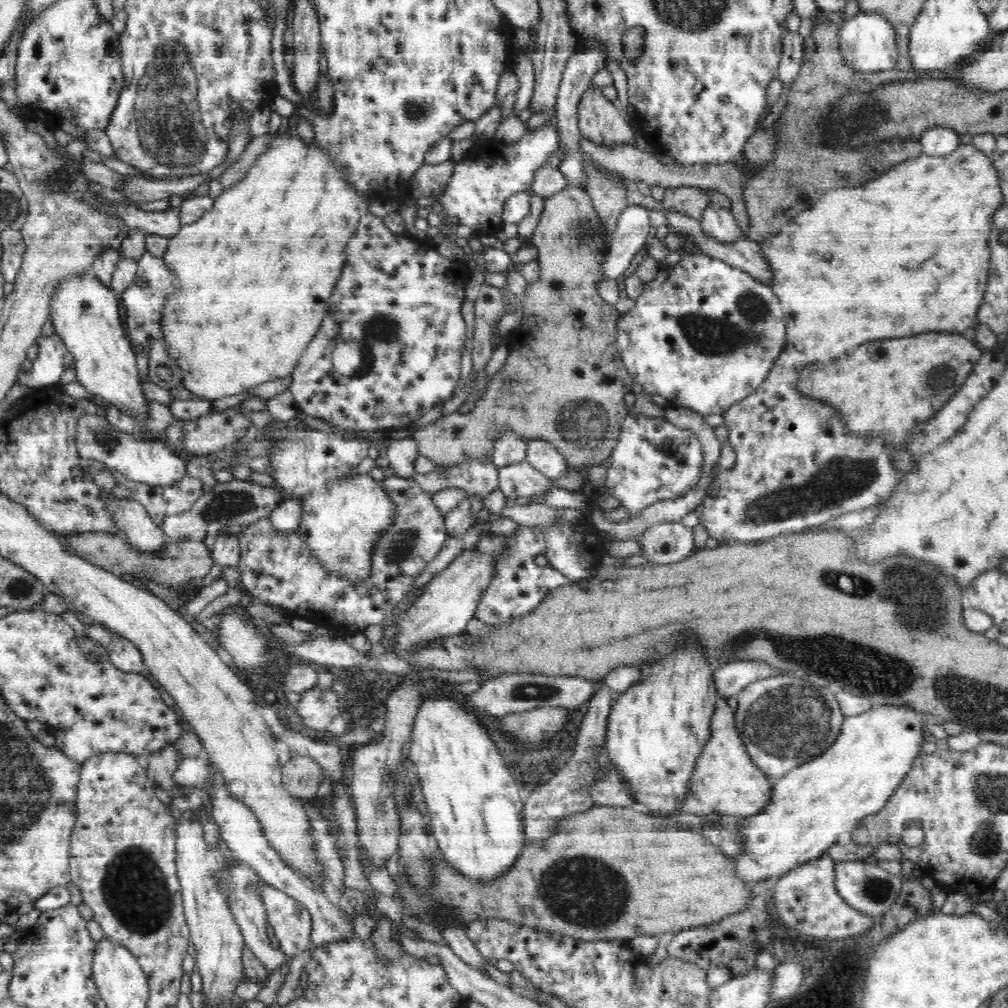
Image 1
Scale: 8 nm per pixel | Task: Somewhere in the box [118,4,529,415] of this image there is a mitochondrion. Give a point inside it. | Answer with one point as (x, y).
(162, 116)

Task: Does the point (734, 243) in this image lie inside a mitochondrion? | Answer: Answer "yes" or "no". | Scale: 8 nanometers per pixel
no

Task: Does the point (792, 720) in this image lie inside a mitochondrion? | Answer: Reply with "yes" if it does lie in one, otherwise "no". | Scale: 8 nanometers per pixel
yes

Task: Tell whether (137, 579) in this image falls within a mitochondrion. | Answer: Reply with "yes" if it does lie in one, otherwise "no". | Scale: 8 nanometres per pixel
no

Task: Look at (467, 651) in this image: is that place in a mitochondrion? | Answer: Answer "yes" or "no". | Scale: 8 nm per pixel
no

